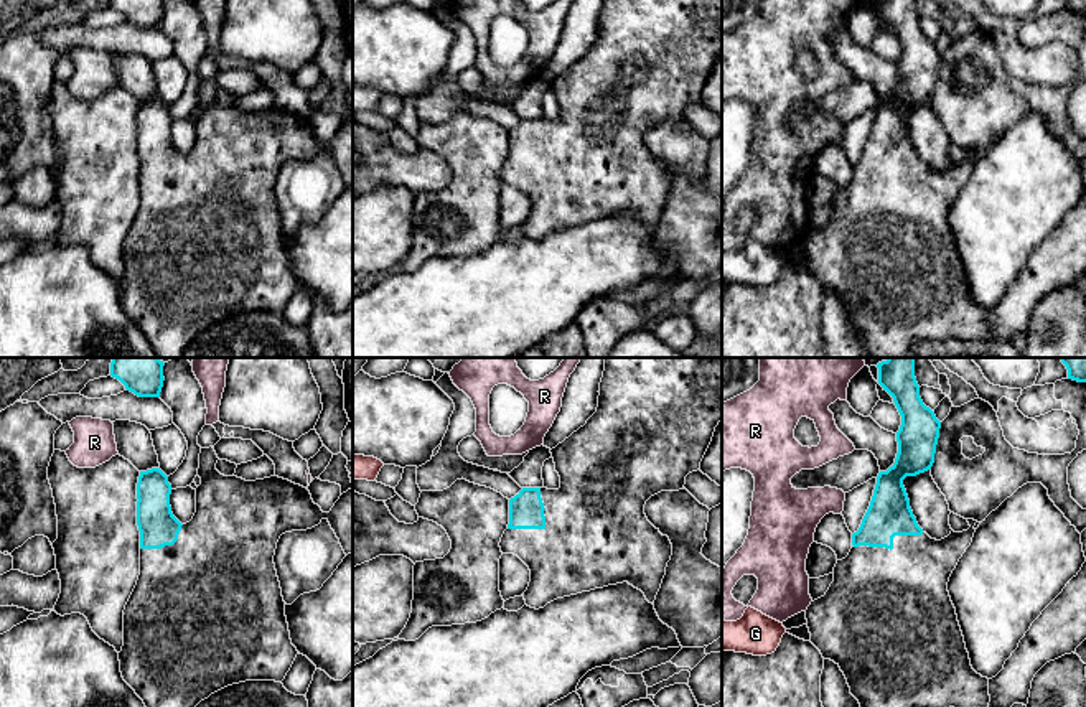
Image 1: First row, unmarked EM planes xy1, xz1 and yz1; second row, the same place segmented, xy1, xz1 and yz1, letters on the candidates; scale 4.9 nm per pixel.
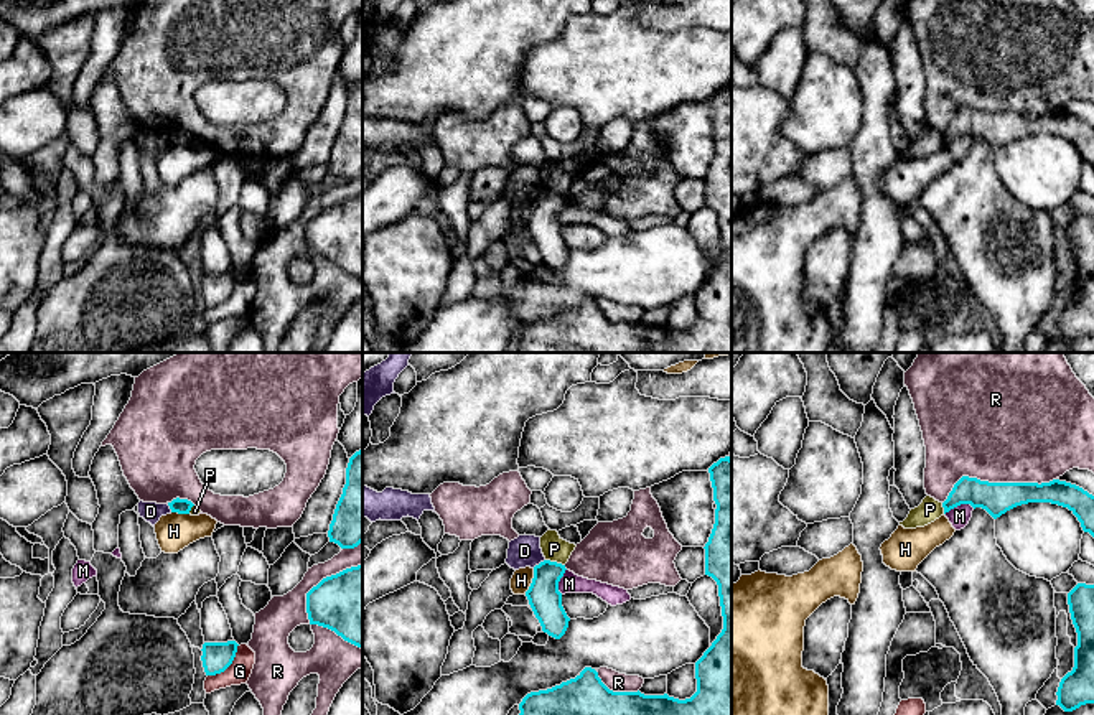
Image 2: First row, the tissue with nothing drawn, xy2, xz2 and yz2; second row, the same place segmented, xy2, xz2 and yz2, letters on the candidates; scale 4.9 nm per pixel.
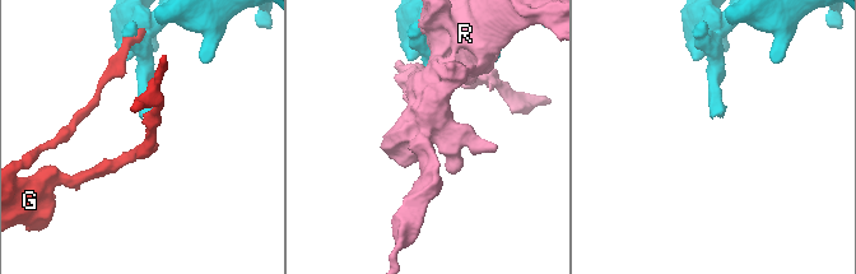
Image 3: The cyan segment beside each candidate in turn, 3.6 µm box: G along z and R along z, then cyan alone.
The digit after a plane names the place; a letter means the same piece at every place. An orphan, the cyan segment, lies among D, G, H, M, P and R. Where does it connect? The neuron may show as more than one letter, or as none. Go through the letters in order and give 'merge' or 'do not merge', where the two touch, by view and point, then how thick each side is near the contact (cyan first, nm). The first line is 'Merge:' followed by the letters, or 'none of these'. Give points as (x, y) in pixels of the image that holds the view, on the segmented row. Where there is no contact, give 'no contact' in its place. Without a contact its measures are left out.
Merge: none of these
D: do not merge; meets cyan in xz2 at (539, 564); 160 nm thick on the cyan side, 150 nm on the other
G: do not merge; meets cyan in xy2 at (228, 666); 150 nm thick on the cyan side, 110 nm on the other
H: do not merge; meets cyan in xz2 at (532, 582); 160 nm thick on the cyan side, 100 nm on the other
M: do not merge; meets cyan in yz2 at (959, 504); 160 nm thick on the cyan side, 100 nm on the other
P: do not merge; meets cyan in xz2 at (556, 562); 160 nm thick on the cyan side, 120 nm on the other
R: do not merge; meets cyan in xy2 at (307, 607); 360 nm thick on the cyan side, 180 nm on the other

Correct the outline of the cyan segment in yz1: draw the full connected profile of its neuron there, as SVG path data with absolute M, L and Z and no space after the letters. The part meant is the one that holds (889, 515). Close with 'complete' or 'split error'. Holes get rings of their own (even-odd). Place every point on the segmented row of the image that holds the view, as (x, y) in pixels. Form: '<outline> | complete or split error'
M888 358L877 368L878 384L893 397L901 415L901 425L896 432L898 453L895 463L878 473L870 506L859 531L852 534L852 549L834 567L834 582L826 595L811 602L806 610L811 643L824 659L831 659L840 667L850 694L860 707L989 707L989 679L971 666L956 608L948 592L949 577L971 545L977 521L967 519L971 526L967 531L951 531L941 541L931 539L918 526L903 480L931 470L941 422L920 397L915 358Z | split error

